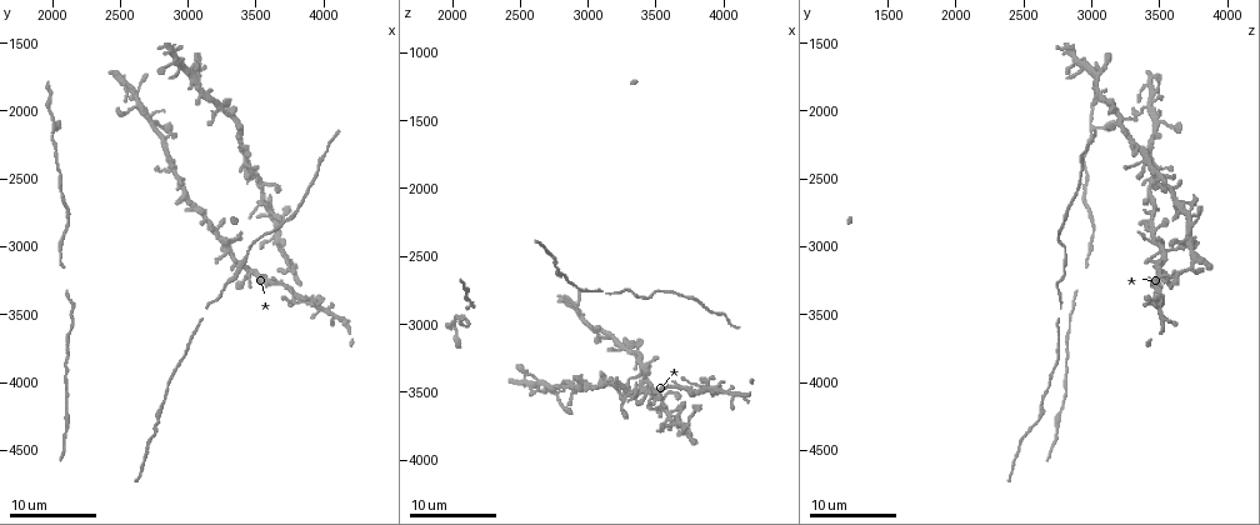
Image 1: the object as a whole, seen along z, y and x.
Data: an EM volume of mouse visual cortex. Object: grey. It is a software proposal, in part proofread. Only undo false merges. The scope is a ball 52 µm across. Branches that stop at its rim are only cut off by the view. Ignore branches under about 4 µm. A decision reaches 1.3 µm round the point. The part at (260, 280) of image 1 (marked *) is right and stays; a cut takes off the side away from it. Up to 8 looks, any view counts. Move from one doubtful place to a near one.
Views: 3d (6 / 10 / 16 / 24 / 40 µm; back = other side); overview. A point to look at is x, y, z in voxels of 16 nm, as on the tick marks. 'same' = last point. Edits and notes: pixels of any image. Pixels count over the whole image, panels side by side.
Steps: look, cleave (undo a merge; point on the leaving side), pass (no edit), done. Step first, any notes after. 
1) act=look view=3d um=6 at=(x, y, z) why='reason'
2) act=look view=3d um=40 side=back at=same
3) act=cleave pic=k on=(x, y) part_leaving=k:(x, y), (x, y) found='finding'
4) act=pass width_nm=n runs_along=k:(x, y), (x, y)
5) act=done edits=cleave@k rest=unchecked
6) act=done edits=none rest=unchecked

act=look view=3d um=16 at=(3420, 2360, 3360) why='four arms meet'

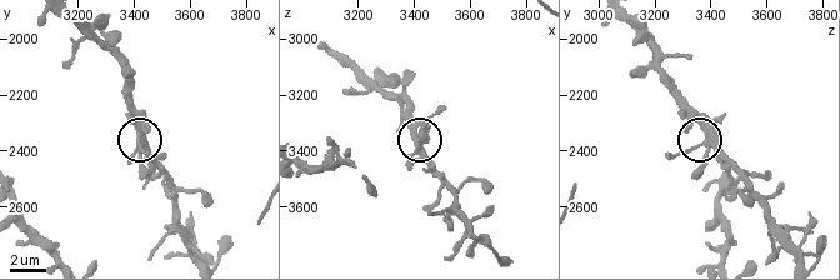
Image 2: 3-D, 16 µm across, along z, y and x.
act=pass runs_along=2:(803, 259), (766, 205), (704, 146), (703, 120), (686, 100) found='one neuron here'

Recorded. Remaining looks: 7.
act=look view=3d um=16 at=(2000, 2120, 3000) why='a fork'

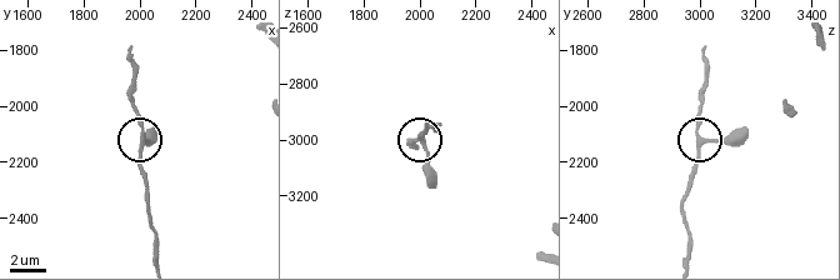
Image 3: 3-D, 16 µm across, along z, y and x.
act=look view=3d um=6 at=(2010, 2130, 3010)

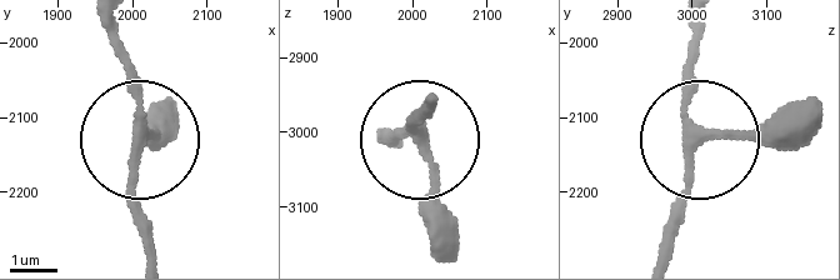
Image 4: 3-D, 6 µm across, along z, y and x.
act=pass width_nm=190 found='continuous, no second neuron'

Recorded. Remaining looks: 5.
act=look view=3d um=16 at=(2740, 2080, 3520) why='looks like a crossing'

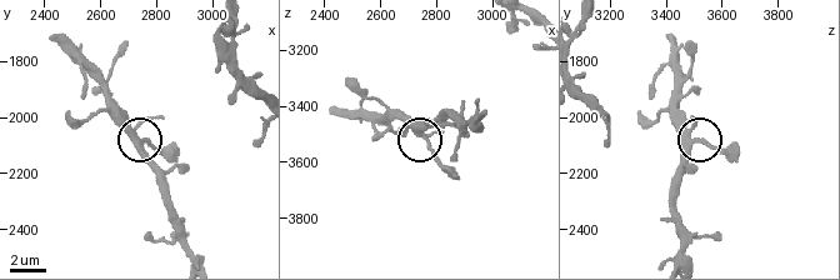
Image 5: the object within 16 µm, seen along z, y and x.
act=look view=3d um=16 side=back at=(2740, 2080, 3500) why='other side'

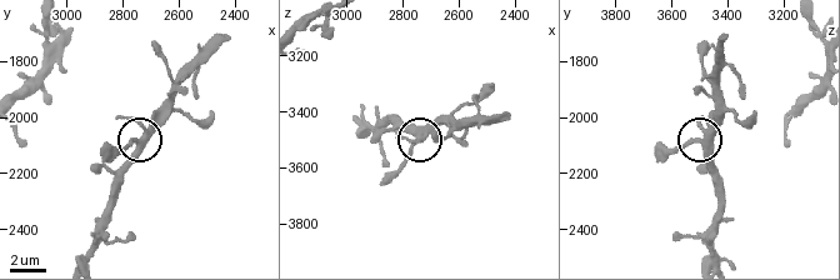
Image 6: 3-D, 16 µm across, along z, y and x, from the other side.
act=pass width_nm=300 runs_along=6:(719, 258), (709, 154), (694, 140), (655, 150) found='all the same neuron'

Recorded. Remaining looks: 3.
act=look view=3d um=6 at=(3820, 3380, 3500) why='four arms meet'

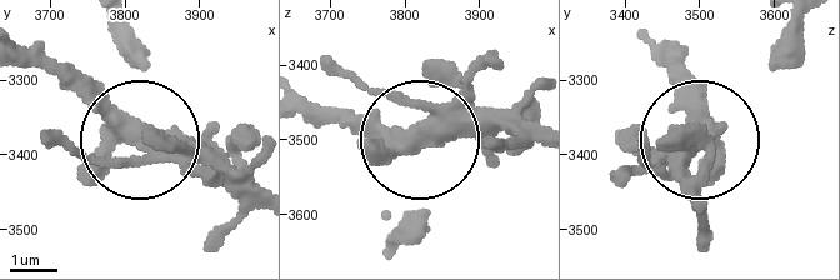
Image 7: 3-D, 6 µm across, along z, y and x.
act=look view=3d um=6 side=back at=(3800, 3355, 3510) why='from behind'

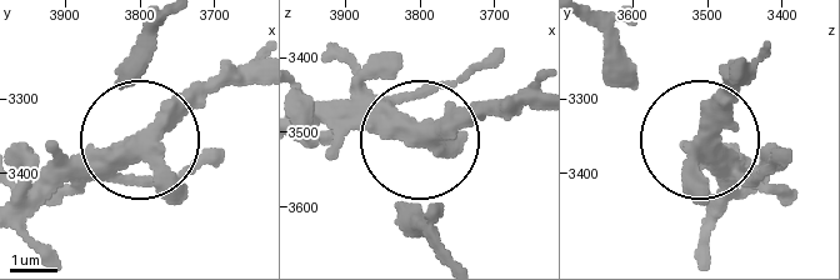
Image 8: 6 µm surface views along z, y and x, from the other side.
act=pass width_nm=350 runs_along=8:(535, 111), (463, 111), (403, 135), (311, 123) found='all the same neuron'

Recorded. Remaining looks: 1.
act=done edits=none rest=unchecked

